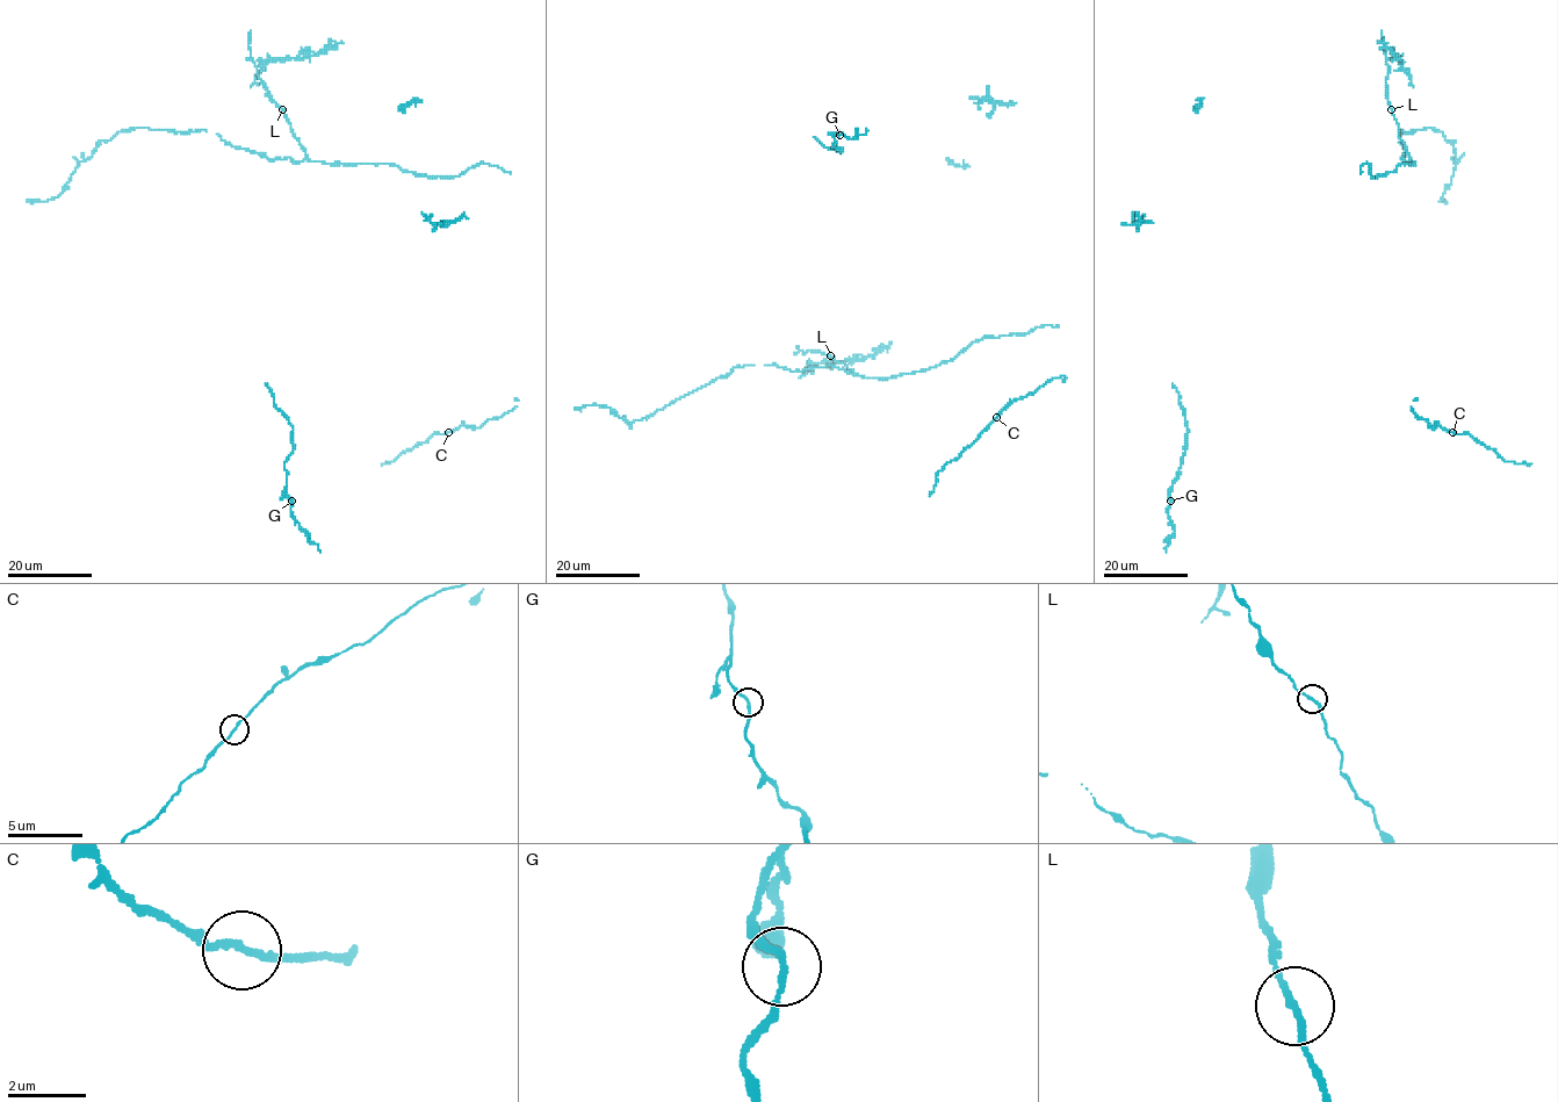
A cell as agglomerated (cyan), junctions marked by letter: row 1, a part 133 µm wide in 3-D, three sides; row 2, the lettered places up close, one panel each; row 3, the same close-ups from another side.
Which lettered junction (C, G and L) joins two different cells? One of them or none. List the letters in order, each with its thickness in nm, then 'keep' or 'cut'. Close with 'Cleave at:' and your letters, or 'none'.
C: 160 nm | keep
G: 180 nm | keep
L: 170 nm | keep
Cleave at: none

